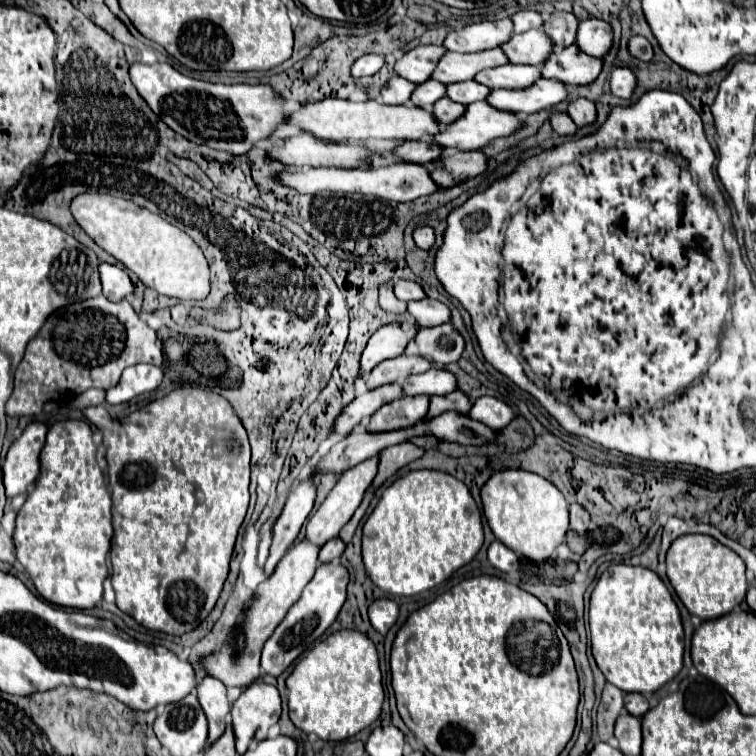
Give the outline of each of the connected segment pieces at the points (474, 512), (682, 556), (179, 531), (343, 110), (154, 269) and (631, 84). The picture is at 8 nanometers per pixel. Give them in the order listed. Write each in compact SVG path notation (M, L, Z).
M421 469L401 475L383 491L377 507L363 525L361 553L373 585L391 595L409 597L443 583L453 571L467 565L477 555L481 545L483 545L481 513L465 483L441 471Z
M681 535L667 551L667 577L691 615L715 619L735 609L747 591L745 565L739 555L709 535Z
M181 387L171 391L169 395L151 401L149 405L141 407L139 411L117 419L107 413L103 405L97 407L87 407L83 411L89 423L93 423L99 431L103 431L103 445L107 447L105 459L107 459L107 473L109 473L109 485L111 485L111 499L113 499L113 539L111 539L111 583L117 595L117 607L131 615L139 625L151 629L151 631L161 631L169 635L183 635L193 631L209 611L215 607L219 593L223 589L223 583L229 573L229 559L233 553L233 545L237 539L237 531L245 519L247 505L249 505L249 461L251 461L251 449L249 449L249 439L247 431L241 425L239 417L235 415L231 403L227 403L221 395L213 391L203 391L197 387Z
M325 99L319 103L305 103L299 111L291 113L289 123L301 127L303 131L309 131L317 137L327 139L393 139L393 141L405 141L405 139L429 139L433 137L437 129L435 117L431 117L429 111L413 107L413 105L385 105L379 101L367 101L367 103L355 103L347 99Z
M95 193L75 197L75 201L71 201L71 213L99 247L119 259L149 289L189 301L203 301L209 295L209 267L203 251L185 231L167 223L163 217L131 201Z
M617 67L613 73L611 73L611 79L609 79L609 87L611 87L611 93L621 97L621 99L629 99L633 89L635 89L635 73L631 69L625 69L625 67Z

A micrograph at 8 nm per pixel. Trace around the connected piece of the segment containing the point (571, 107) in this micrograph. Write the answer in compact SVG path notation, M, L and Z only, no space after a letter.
M579 97L577 101L571 101L567 105L567 113L569 117L575 121L577 127L583 127L583 125L589 125L595 121L595 103L585 99L585 97Z

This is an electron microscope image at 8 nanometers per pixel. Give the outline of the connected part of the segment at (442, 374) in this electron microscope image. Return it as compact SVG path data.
M429 369L421 375L411 375L405 379L403 395L445 395L455 391L455 377L445 369Z

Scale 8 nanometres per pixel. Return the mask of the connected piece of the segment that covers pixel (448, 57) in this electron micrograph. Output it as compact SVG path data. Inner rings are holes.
M499 47L487 49L487 51L477 51L477 53L451 53L451 51L447 51L439 59L431 77L447 85L447 83L473 79L475 73L479 73L487 67L499 67L505 63L507 63L507 57Z

